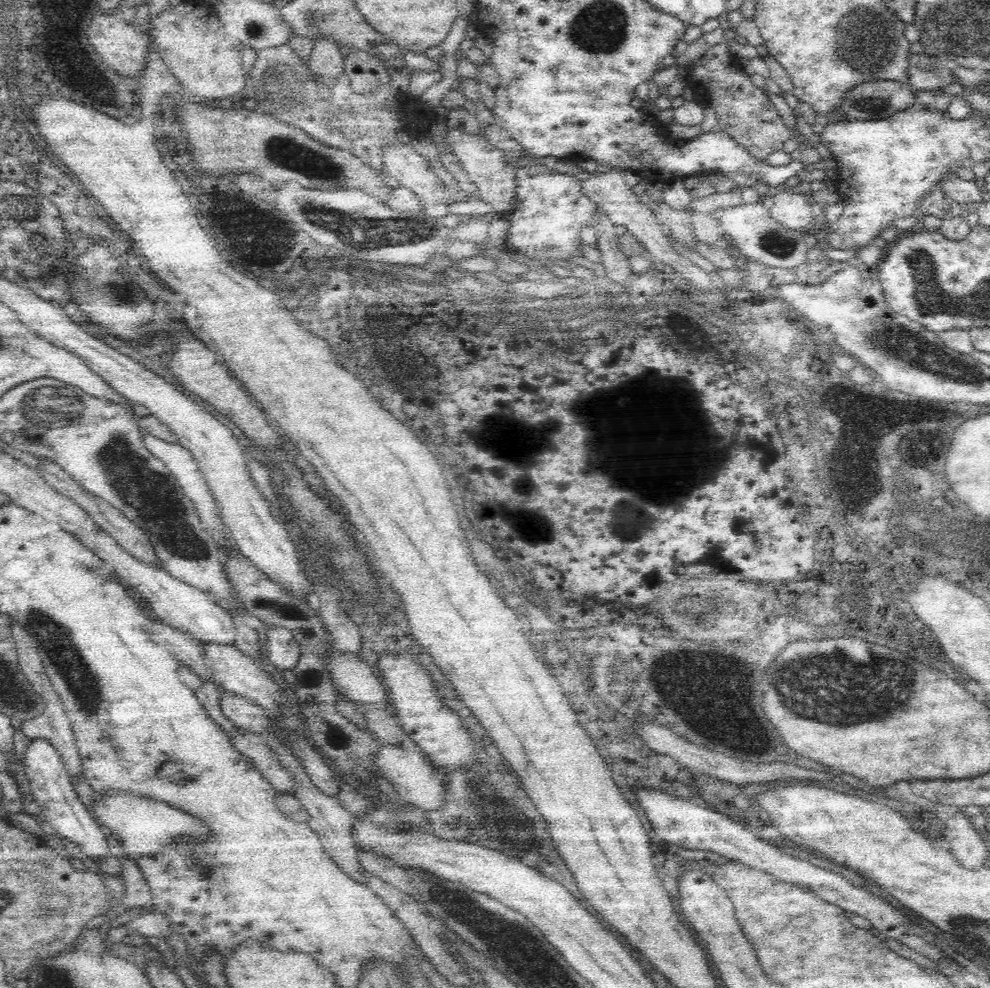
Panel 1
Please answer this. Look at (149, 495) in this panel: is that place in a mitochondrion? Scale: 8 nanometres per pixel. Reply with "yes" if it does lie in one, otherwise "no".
yes

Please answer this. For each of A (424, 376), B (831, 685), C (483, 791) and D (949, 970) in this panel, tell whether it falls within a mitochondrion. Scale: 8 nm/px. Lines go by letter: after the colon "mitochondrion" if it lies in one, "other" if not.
A: mitochondrion
B: mitochondrion
C: mitochondrion
D: other

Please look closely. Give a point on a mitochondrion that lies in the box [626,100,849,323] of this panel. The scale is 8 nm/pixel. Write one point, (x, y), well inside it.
(777, 245)

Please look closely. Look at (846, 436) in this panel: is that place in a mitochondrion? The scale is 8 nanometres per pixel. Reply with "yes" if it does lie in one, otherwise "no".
no

